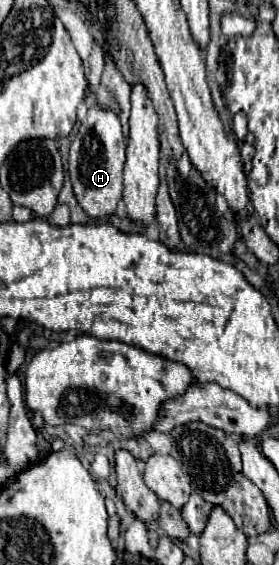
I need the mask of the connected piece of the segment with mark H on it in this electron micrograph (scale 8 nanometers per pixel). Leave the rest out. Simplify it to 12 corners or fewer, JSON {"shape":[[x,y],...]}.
{"shape":[[88,109],[68,173],[90,219],[116,213],[126,141],[118,115]]}

